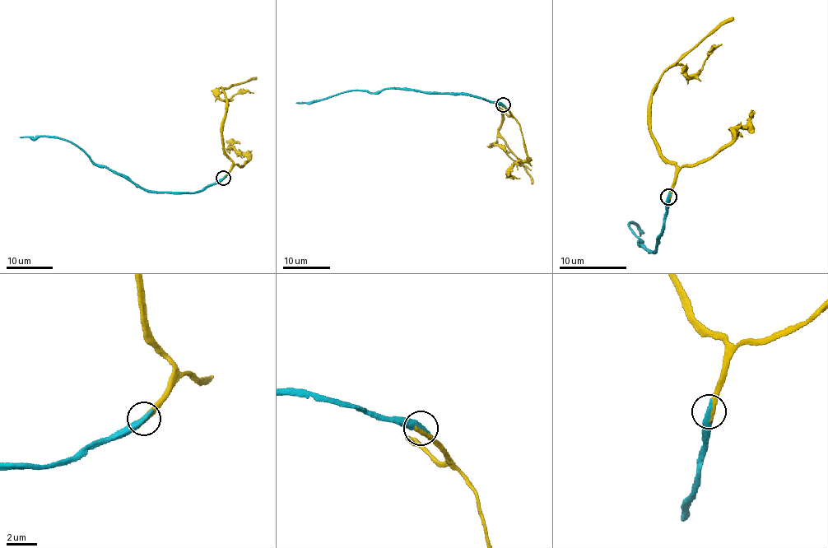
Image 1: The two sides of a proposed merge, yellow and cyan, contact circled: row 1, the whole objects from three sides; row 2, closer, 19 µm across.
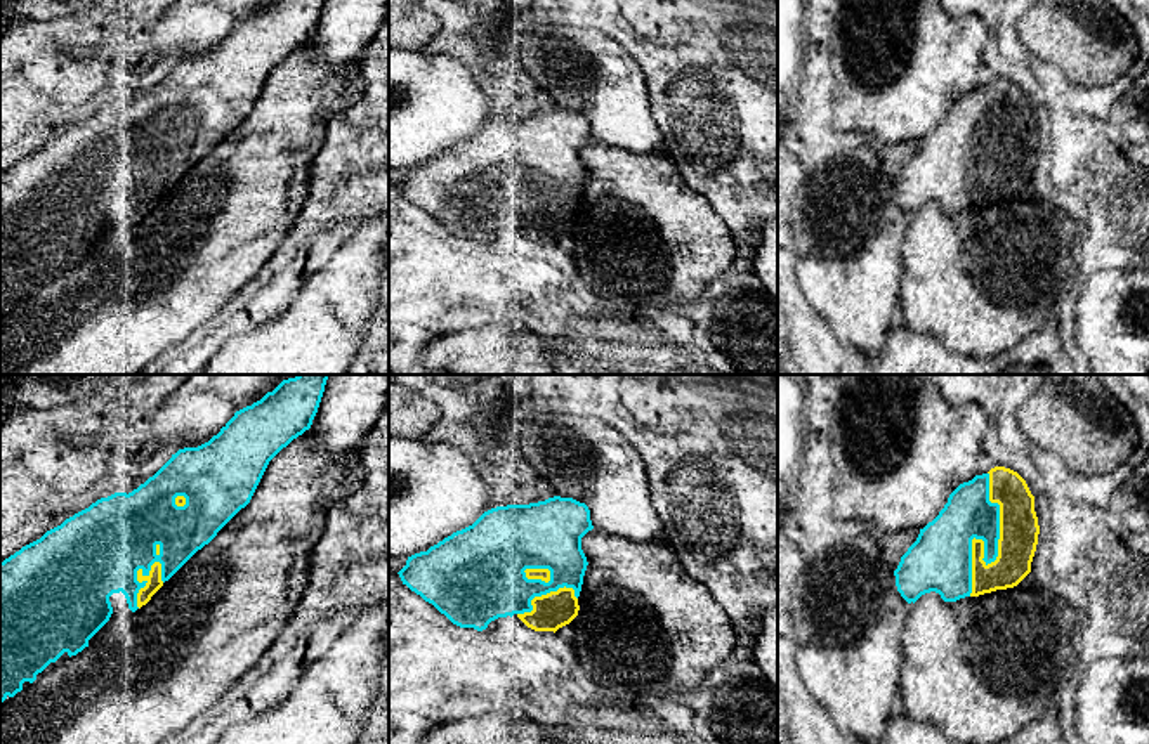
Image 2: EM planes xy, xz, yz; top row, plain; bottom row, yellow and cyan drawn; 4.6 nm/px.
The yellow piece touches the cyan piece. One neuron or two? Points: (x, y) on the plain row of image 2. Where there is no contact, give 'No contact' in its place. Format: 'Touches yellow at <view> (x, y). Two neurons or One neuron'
Touches yellow at yz (991, 174). One neuron

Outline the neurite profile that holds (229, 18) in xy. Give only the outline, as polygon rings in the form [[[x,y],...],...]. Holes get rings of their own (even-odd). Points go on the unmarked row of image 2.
[[[177,0],[153,24],[149,40],[163,59],[198,59],[220,43],[236,23],[274,0]]]

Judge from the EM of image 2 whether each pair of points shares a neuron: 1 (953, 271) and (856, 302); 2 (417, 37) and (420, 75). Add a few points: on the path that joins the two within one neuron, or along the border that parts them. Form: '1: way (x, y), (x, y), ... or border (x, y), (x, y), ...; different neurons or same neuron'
1: border (901, 247), (899, 302); different neurons
2: border (407, 47), (422, 51); different neurons

